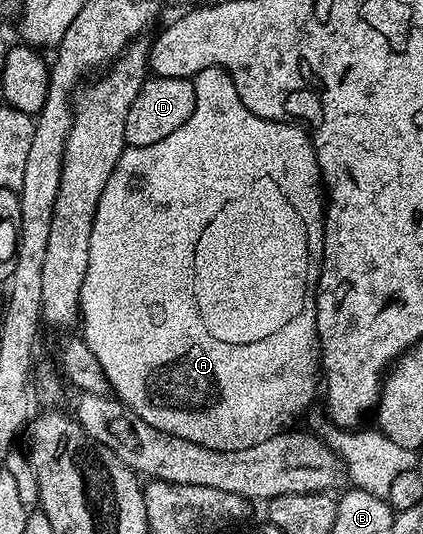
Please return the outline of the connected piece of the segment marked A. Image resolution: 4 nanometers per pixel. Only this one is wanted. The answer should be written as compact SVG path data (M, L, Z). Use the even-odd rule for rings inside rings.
M218 67L203 69L193 79L196 89L196 109L184 126L178 127L174 134L158 140L147 147L128 147L124 149L121 159L117 159L117 167L113 167L111 183L101 191L101 199L97 203L97 215L93 219L93 231L89 235L89 265L85 271L85 283L79 296L79 312L82 314L81 336L84 343L97 355L97 363L101 363L101 371L107 376L114 396L128 405L138 417L145 419L149 427L157 427L157 431L165 431L169 435L179 437L179 421L187 421L187 413L195 413L195 421L203 421L203 429L211 429L211 421L219 421L219 413L251 413L251 437L260 437L262 441L273 435L284 432L287 425L315 397L315 380L321 377L321 354L319 351L319 336L313 306L315 291L319 288L319 268L323 262L323 214L325 212L325 190L319 176L319 164L315 149L311 145L311 136L301 125L290 121L270 121L261 119L261 115L253 115L245 103L241 103L241 95L237 95L237 87L226 69Z

